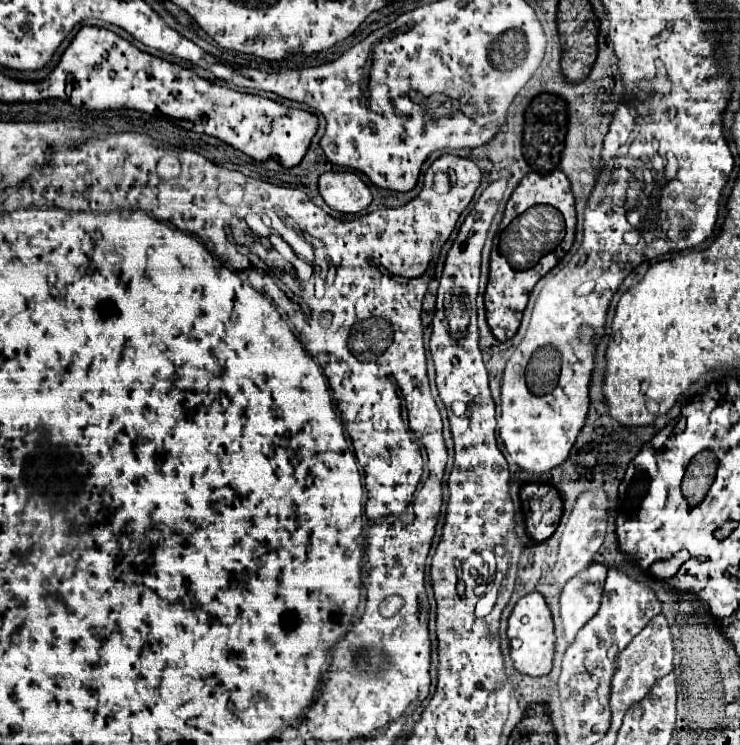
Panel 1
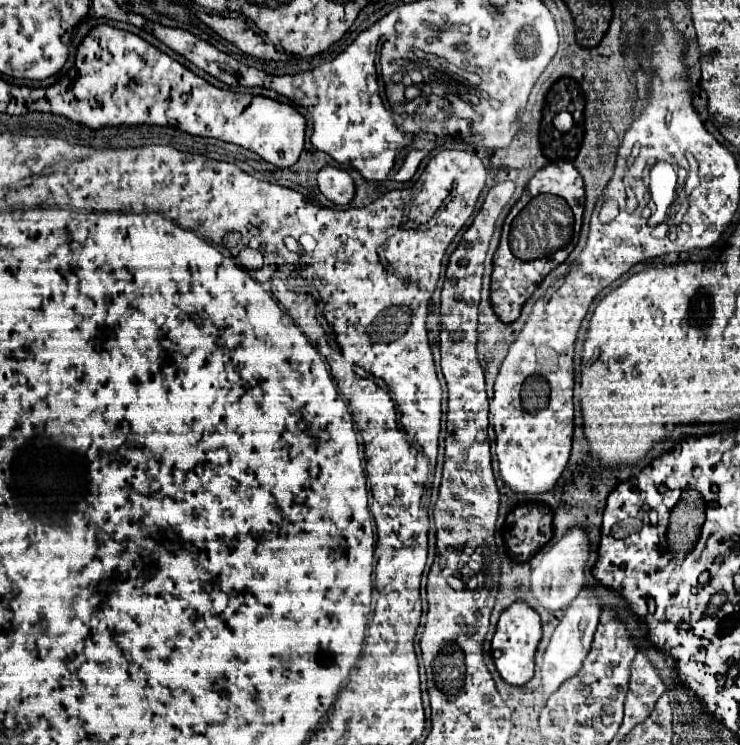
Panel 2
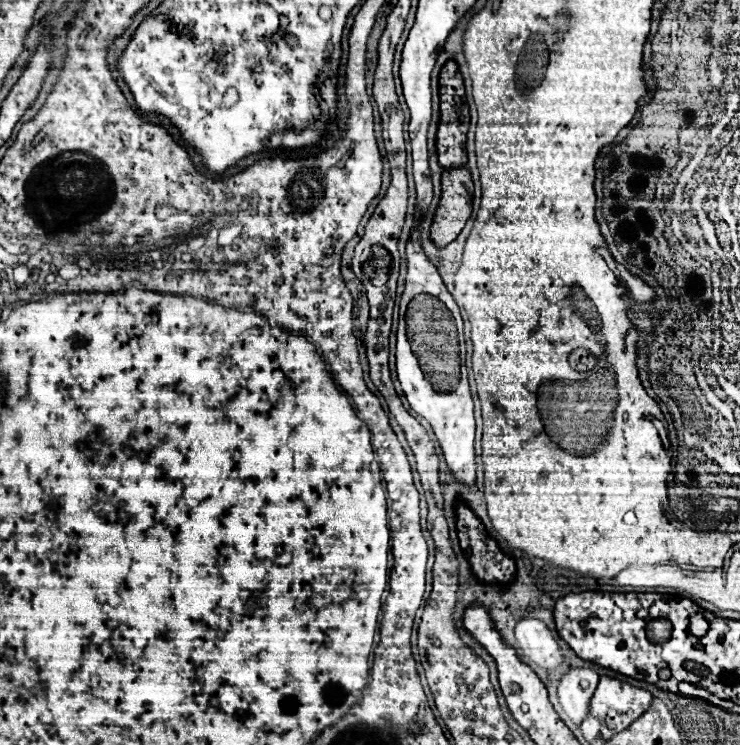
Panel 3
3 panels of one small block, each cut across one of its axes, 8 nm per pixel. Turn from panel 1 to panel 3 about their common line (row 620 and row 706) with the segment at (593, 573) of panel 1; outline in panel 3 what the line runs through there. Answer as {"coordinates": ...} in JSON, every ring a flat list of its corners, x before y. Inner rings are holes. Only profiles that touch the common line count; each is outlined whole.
{"coordinates":[[572,668,562,676,558,684,560,704,564,706,564,712,572,718,572,722,578,726,588,714,588,704,598,686,598,678,600,676,594,670]]}

